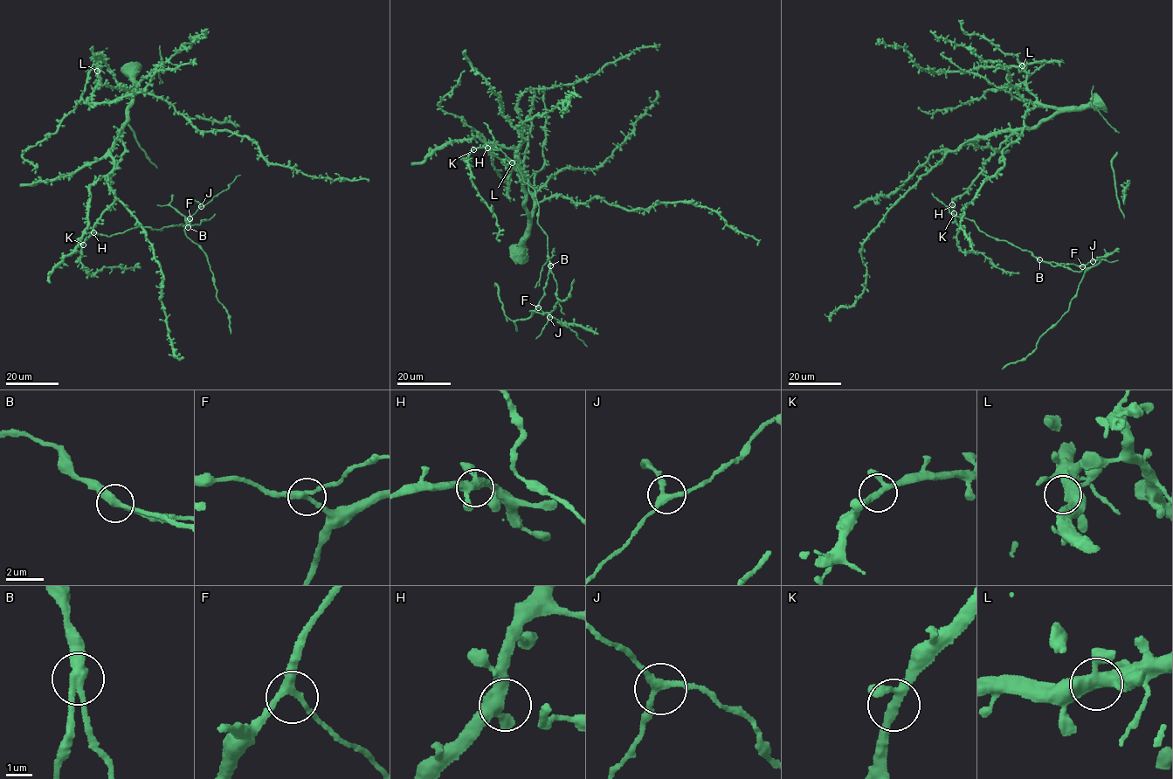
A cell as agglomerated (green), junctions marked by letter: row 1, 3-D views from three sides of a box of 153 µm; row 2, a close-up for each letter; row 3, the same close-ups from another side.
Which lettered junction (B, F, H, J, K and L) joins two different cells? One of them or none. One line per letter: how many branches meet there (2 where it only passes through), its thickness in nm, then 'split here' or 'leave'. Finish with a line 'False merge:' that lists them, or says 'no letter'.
B: 3 | 320 nm | split here
F: 3 | 280 nm | leave
H: 3 | 360 nm | leave
J: 3 | 260 nm | leave
K: 3 | 240 nm | leave
L: 3 | 420 nm | leave
False merge: B

